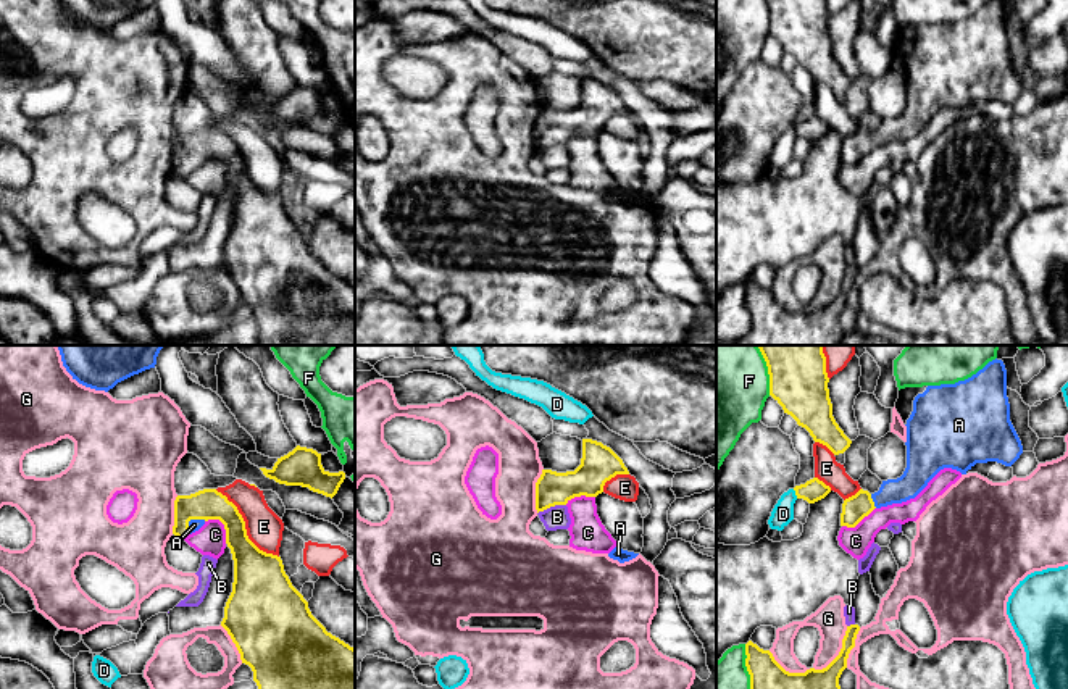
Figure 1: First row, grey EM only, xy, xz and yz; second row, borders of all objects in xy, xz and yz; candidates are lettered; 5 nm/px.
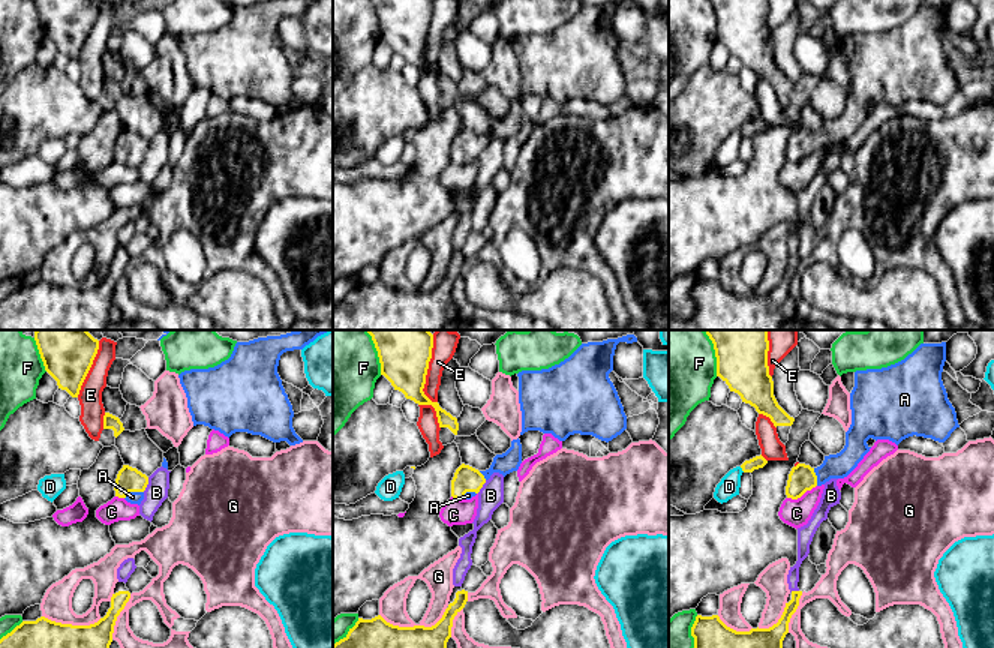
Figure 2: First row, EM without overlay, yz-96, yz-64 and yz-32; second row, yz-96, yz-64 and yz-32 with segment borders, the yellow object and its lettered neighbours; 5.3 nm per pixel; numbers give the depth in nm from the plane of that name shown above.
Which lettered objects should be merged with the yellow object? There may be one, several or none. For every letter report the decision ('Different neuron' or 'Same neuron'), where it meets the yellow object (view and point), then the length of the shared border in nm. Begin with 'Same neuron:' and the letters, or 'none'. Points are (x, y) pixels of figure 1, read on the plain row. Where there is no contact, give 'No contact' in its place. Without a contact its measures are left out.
Same neuron: A
A: Same neuron. Touches yellow at xy (191, 157). Shared border 120 nm
B: Different neuron. Touches yellow at xz (550, 144). Shared border 150 nm
C: Different neuron. Touches yellow at xy (223, 162). Shared border 160 nm
D: Different neuron. Touches yellow at yz (796, 133). Shared border 50 nm
E: Different neuron. Touches yellow at xy (244, 165). Shared border 460 nm
F: Different neuron. Touches yellow at yz (770, 16). Shared border 170 nm
G: Different neuron. Touches yellow at yz (839, 291). Shared border 280 nm

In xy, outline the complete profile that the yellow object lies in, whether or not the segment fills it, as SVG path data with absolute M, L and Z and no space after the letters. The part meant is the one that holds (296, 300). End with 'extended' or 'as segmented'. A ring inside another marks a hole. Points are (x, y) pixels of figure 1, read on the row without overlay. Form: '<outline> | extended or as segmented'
M216 127L174 139L173 173L186 177L208 158L219 158L234 198L232 231L221 265L236 282L242 302L253 310L258 345L355 345L355 287L332 274L311 253L308 240L292 224L281 195L260 189L247 174L237 145Z | extended

